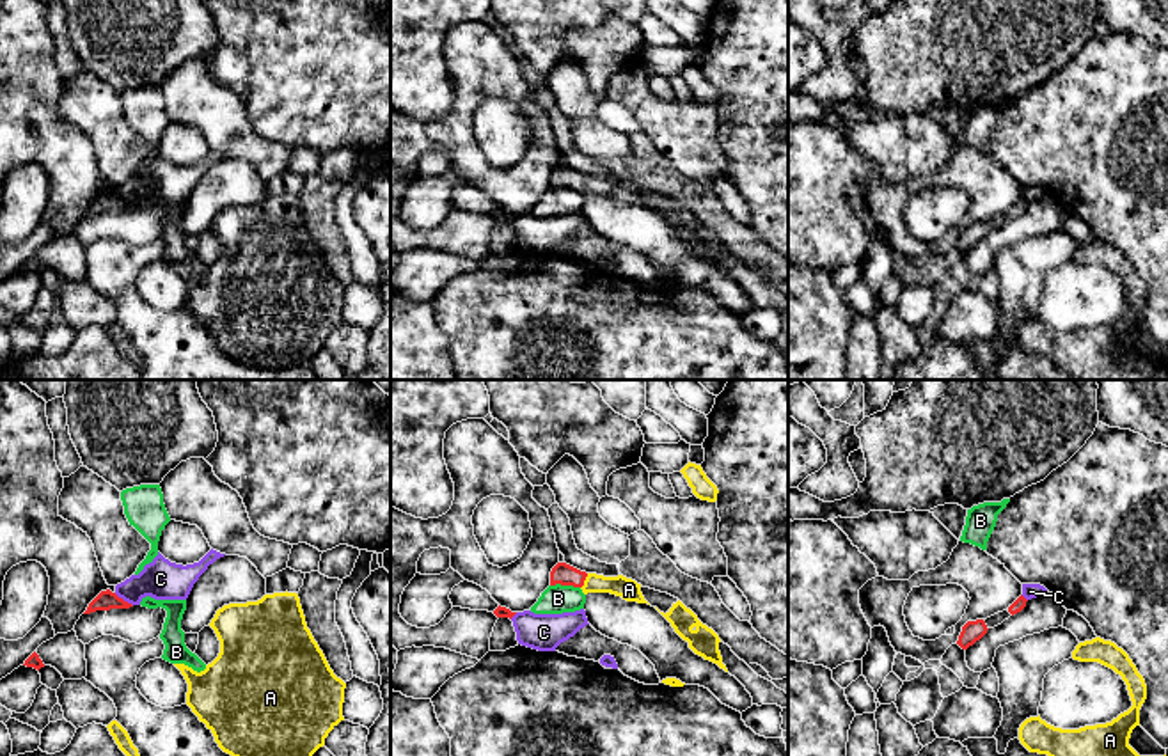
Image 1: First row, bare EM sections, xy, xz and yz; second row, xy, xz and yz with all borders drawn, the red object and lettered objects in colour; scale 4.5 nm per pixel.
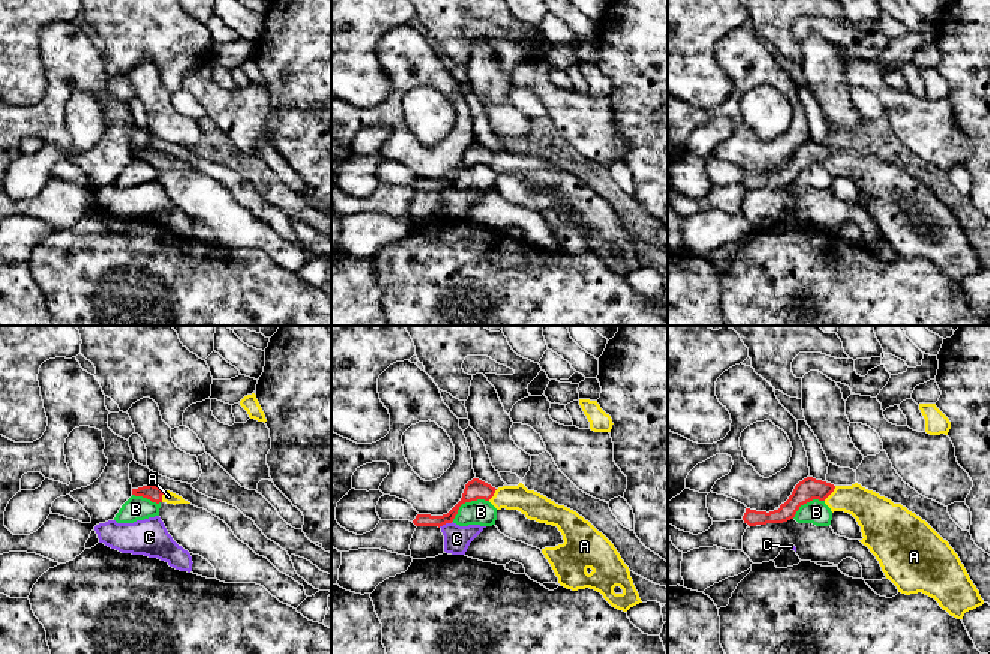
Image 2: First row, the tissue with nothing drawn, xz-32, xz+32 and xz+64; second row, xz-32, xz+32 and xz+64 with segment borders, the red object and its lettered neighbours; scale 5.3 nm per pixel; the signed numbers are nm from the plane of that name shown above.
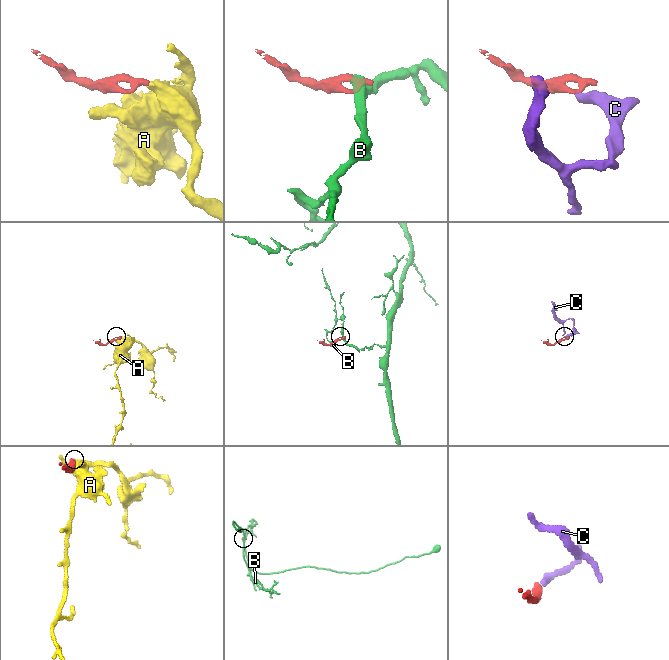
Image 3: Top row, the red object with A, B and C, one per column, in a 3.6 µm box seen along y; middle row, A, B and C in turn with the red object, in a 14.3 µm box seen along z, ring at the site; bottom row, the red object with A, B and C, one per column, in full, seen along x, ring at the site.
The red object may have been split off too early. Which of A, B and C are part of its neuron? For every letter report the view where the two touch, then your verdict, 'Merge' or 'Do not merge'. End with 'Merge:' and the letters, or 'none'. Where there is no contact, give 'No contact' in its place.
A: Touches red in xz. Merge
B: Touches red in xz. Do not merge
C: Touches red in xy. Do not merge
Merge: A

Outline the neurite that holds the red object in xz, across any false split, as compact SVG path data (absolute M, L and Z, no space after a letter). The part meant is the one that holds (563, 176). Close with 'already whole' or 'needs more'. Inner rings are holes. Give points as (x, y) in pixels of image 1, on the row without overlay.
M557 165L550 174L550 188L573 188L588 195L611 195L627 204L648 206L641 195L641 186L623 177L604 179L596 176L580 174L566 165Z; needs more

